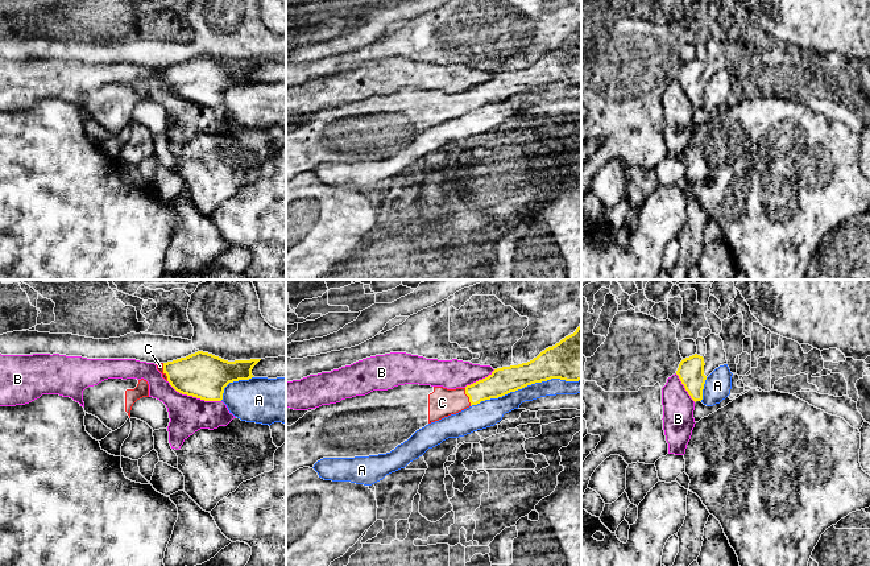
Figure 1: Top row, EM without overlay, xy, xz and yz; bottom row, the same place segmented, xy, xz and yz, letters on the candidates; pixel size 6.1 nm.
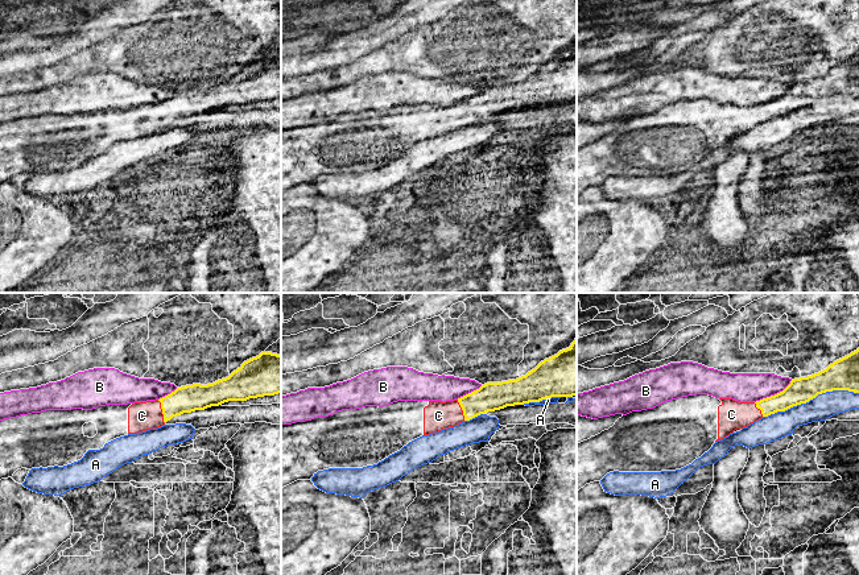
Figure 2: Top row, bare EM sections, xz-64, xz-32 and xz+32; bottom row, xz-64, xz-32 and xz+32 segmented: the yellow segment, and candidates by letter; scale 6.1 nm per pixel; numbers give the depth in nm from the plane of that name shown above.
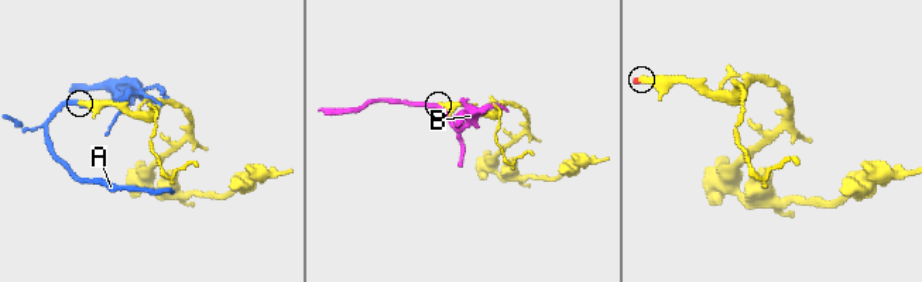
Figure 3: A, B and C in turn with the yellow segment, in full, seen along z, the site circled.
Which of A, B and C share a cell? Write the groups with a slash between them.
A / B / C

